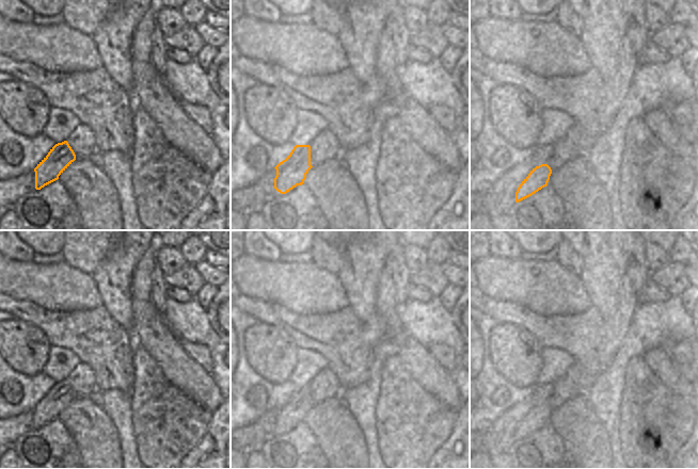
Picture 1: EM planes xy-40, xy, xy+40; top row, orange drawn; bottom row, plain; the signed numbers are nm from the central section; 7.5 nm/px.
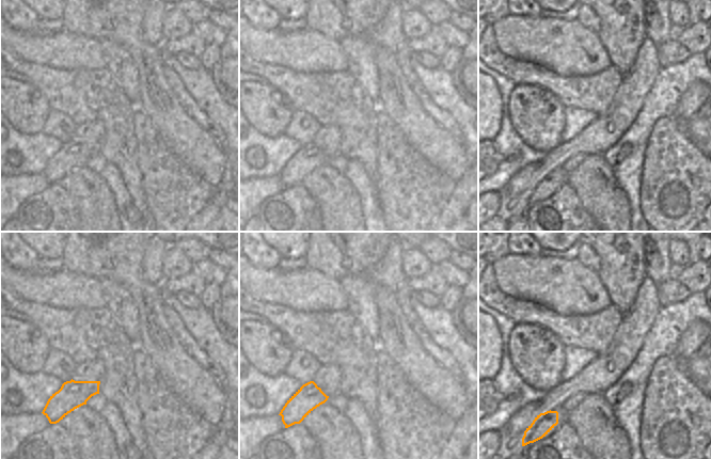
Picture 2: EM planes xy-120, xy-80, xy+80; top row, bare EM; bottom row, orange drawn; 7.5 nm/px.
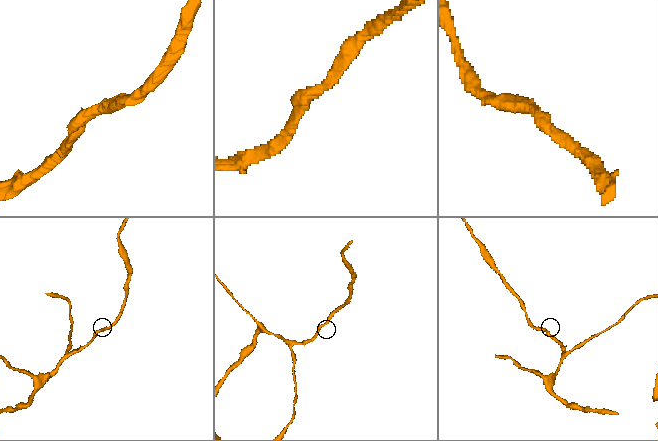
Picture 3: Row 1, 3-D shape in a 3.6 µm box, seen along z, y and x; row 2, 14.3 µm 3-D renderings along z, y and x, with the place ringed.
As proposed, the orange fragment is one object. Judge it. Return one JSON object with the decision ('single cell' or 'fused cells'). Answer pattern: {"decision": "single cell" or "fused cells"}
{"decision": "single cell"}

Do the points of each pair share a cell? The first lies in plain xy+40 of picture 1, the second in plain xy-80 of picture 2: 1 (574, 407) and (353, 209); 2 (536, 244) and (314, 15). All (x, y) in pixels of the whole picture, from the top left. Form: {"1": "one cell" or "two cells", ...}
{"1": "one cell", "2": "two cells"}

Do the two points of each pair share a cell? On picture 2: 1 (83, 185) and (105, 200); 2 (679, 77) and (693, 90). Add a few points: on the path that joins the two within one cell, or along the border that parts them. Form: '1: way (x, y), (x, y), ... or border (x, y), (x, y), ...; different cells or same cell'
1: way (89, 190), (99, 200); same cell
2: border (697, 76), (689, 85), (676, 92), (668, 100); different cells

